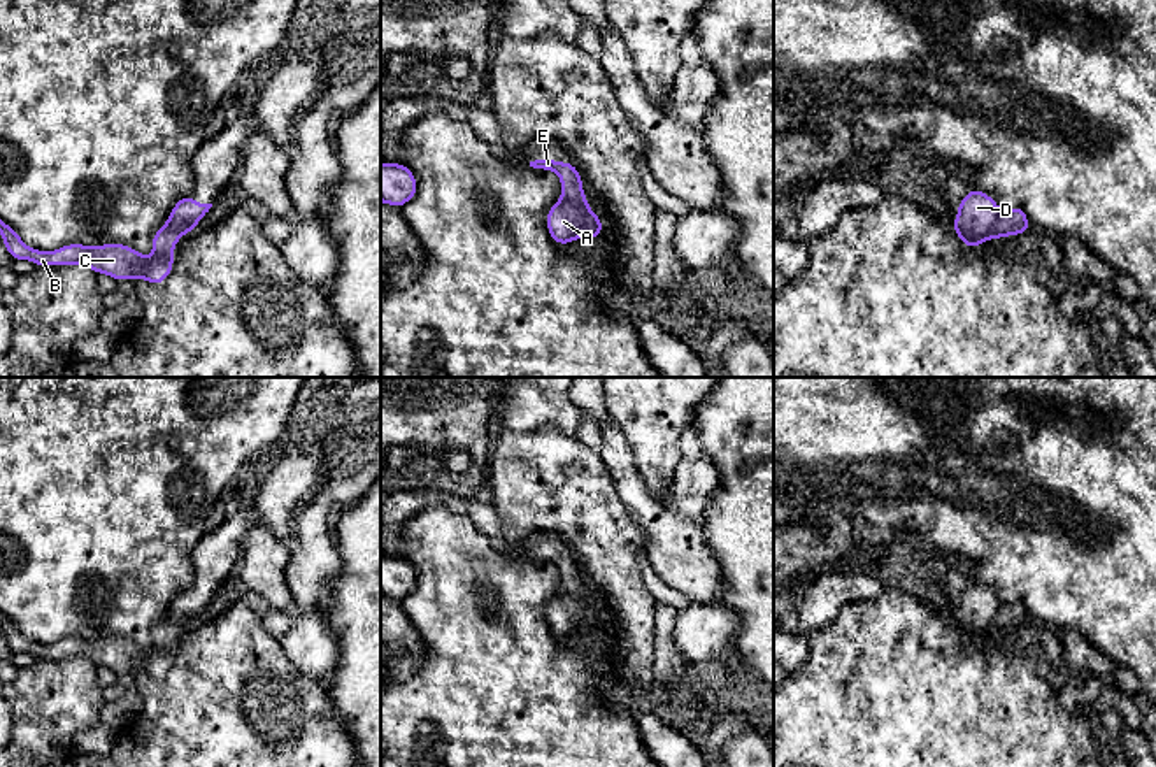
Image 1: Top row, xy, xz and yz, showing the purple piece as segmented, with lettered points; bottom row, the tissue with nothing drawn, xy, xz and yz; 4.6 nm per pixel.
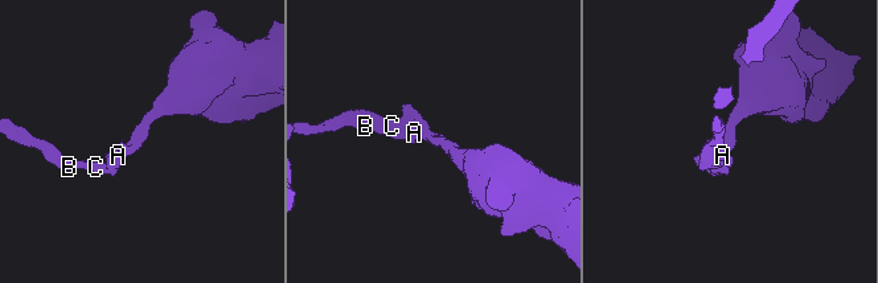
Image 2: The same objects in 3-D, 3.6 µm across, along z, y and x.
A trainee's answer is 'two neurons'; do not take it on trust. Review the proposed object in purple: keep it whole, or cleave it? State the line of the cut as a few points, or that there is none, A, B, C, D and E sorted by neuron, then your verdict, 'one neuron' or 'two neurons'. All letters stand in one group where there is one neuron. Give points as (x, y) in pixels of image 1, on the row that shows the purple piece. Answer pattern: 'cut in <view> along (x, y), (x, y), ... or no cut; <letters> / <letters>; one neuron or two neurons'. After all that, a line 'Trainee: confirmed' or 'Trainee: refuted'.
cut in yz along (1002, 211), (988, 237); A B C / D E; two neurons
Trainee: confirmed

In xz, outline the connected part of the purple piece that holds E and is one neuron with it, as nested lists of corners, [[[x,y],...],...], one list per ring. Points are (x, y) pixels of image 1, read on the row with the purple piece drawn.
[[[535,160],[530,161],[530,167],[539,170],[553,170],[561,177],[561,200],[588,207],[588,198],[582,191],[582,179],[574,163],[561,163],[558,160]]]

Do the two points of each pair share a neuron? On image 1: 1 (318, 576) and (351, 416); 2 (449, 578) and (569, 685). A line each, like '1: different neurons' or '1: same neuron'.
1: same neuron
2: same neuron

